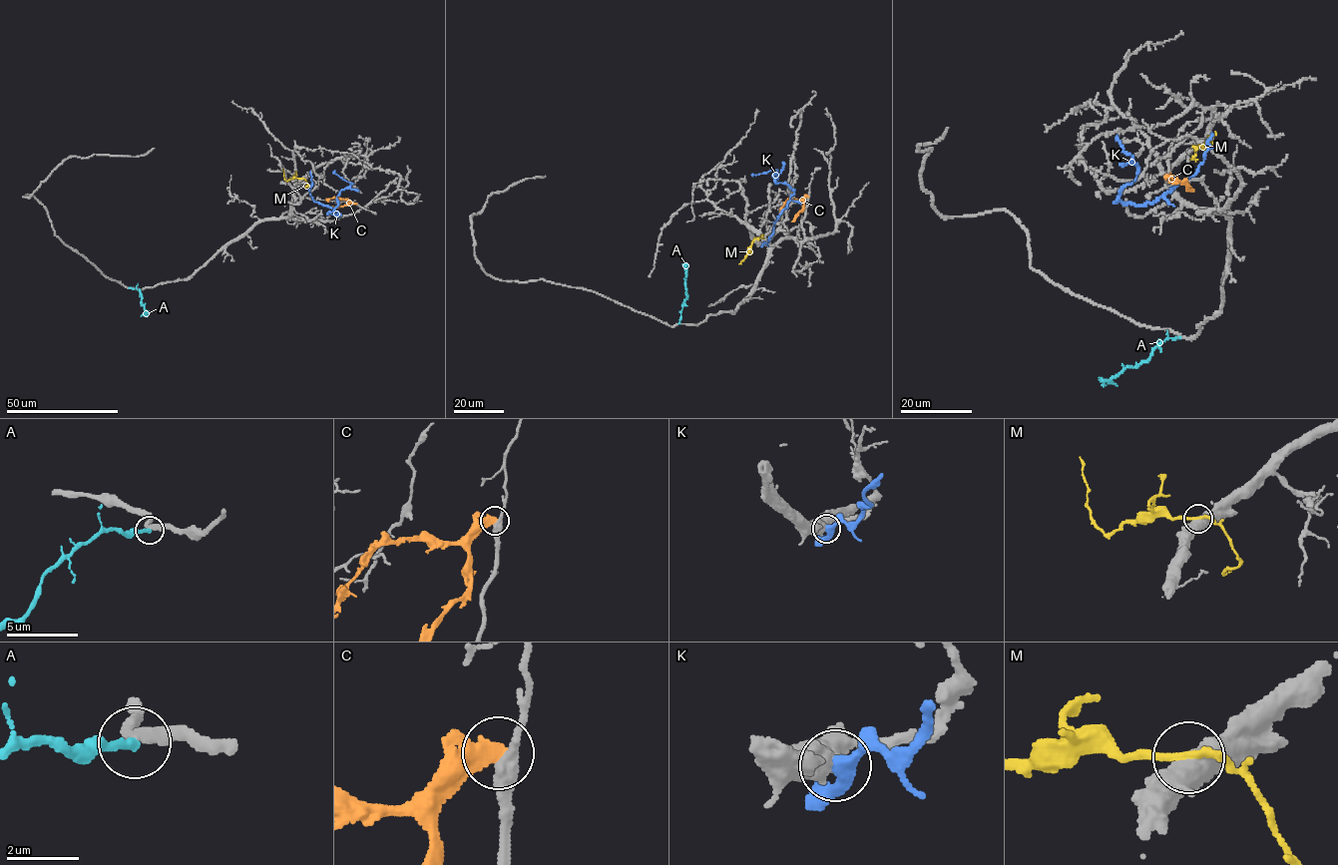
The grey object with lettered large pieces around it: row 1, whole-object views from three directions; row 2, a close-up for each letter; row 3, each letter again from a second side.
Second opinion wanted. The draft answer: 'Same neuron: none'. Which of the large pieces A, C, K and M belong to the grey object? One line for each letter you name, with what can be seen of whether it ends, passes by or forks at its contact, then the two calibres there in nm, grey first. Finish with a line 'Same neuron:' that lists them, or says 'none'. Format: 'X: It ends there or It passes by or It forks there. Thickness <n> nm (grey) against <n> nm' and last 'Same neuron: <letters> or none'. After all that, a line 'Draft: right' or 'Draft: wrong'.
Same neuron: none
Draft: right

